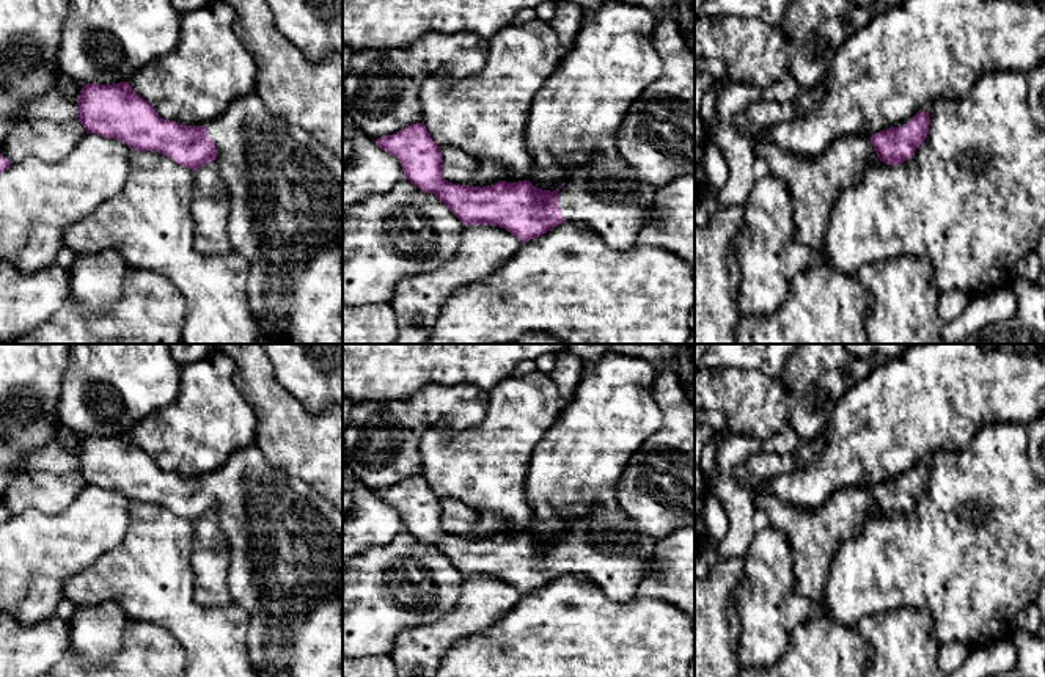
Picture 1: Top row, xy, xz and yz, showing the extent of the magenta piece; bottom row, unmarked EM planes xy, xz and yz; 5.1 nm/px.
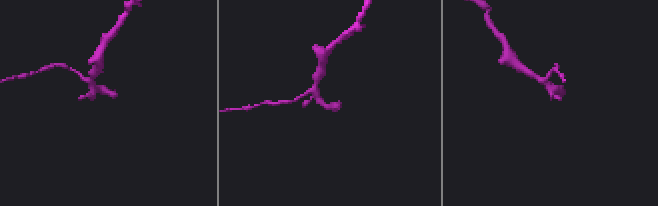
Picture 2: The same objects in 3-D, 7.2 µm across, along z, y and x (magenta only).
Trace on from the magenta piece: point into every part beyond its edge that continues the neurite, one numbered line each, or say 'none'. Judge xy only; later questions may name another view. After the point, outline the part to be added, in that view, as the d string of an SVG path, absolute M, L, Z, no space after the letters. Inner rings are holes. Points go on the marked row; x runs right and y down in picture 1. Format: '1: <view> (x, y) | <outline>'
1: xy (286, 189) | M256 93L234 101L218 118L204 124L207 137L215 143L218 170L231 199L228 239L240 258L250 265L247 280L248 305L262 328L277 344L343 344L343 159L322 145L308 130L272 115Z

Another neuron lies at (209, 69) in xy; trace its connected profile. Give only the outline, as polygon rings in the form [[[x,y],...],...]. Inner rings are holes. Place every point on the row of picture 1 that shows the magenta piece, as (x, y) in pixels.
[[[211,0],[182,14],[176,49],[140,68],[127,80],[132,90],[151,104],[160,118],[182,126],[204,126],[234,101],[255,93],[256,61],[236,36],[234,17],[234,9],[225,0]]]

